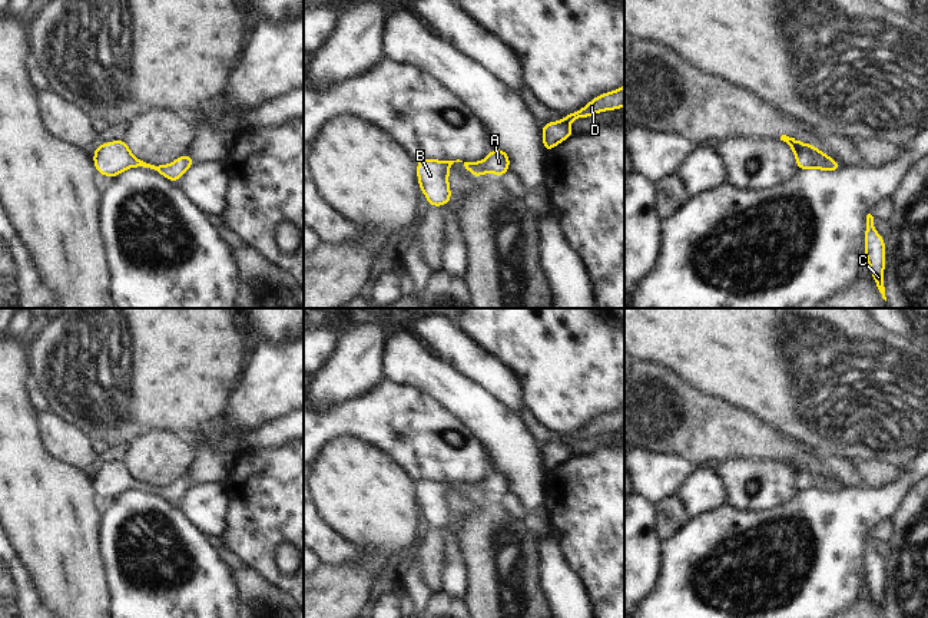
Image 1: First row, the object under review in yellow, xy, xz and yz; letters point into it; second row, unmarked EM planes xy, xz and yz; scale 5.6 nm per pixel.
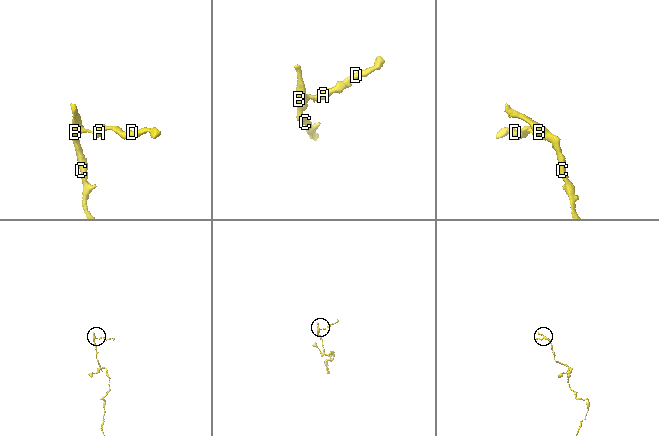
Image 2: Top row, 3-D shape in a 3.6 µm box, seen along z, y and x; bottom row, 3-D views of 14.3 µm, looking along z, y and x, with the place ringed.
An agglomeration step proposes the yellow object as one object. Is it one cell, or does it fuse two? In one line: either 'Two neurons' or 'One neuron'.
One neuron

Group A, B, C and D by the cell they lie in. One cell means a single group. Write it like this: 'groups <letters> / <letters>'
groups A B C D

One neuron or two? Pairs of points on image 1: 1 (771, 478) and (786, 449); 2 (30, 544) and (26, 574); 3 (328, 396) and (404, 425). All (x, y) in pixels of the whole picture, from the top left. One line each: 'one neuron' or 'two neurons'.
1: two neurons
2: two neurons
3: two neurons

